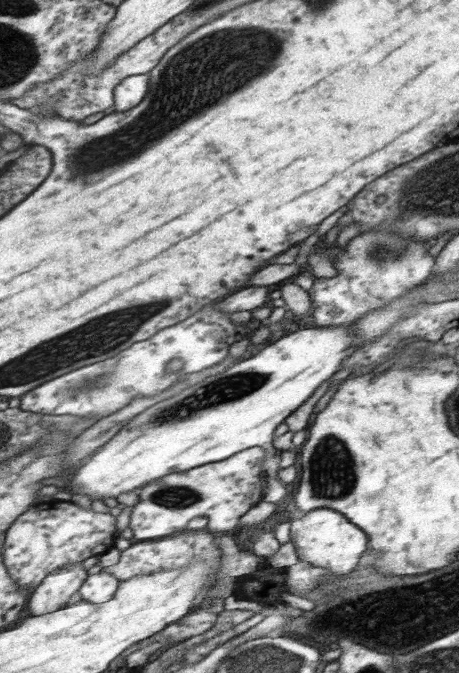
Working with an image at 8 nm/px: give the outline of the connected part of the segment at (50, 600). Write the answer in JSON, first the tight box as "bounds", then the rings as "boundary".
{"bounds":[28,563,89,616],"boundary":[[[82,563],[69,564],[51,572],[30,594],[28,604],[31,614],[43,616],[67,607],[73,594],[80,592],[89,576]]]}

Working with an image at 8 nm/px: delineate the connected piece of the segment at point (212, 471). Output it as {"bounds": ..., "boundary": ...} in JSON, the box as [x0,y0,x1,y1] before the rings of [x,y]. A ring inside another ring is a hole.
{"bounds":[129,448,265,540],"boundary":[[[248,448],[216,463],[175,472],[137,488],[139,500],[131,508],[129,528],[137,540],[151,540],[179,532],[195,516],[207,516],[207,530],[231,530],[239,517],[261,500],[260,467],[265,448]]]}

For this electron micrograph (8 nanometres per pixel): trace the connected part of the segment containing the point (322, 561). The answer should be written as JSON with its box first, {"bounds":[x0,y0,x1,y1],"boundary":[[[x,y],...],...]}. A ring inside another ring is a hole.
{"bounds":[289,508,367,576],"boundary":[[[317,508],[304,513],[304,515],[295,518],[295,520],[290,518],[289,541],[293,543],[298,560],[307,562],[317,568],[325,568],[328,573],[337,574],[337,576],[339,574],[347,574],[355,569],[361,552],[365,550],[367,536],[351,521],[345,520],[343,516],[343,514],[333,512],[333,510],[327,510],[327,508]]]}

